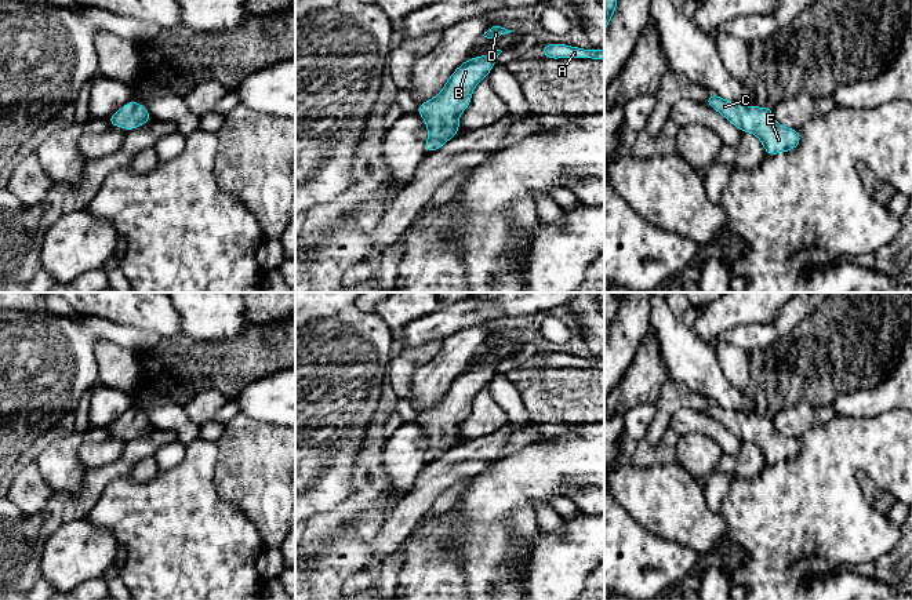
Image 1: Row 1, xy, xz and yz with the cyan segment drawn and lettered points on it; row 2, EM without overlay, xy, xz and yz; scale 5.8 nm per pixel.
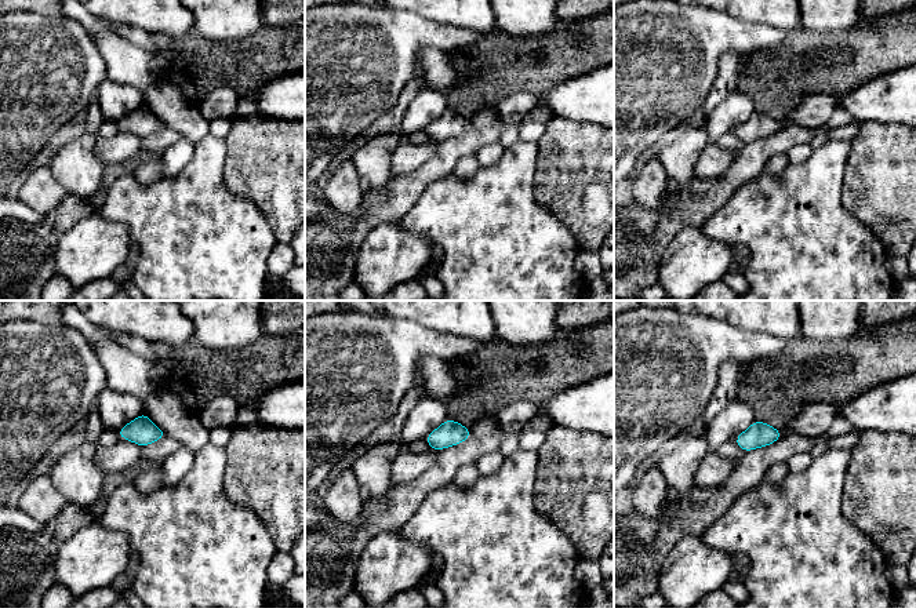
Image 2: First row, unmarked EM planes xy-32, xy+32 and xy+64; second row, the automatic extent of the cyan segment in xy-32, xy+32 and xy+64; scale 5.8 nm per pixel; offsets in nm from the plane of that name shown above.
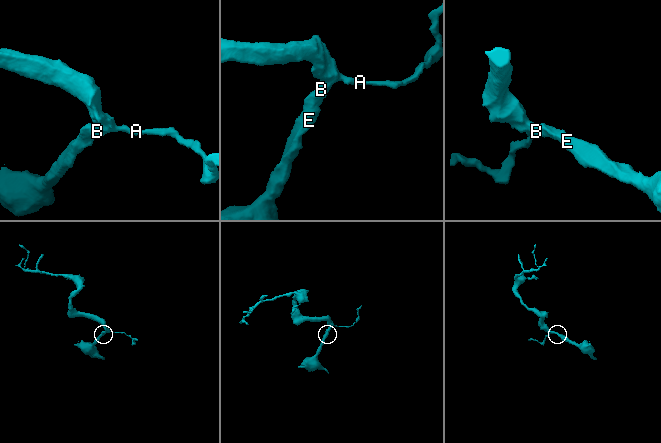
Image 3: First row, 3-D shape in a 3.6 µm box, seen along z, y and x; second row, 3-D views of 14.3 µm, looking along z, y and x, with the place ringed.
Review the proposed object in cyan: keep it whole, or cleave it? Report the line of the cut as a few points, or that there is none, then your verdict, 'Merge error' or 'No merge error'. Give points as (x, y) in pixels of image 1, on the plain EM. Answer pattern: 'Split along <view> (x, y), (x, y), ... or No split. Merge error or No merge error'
No split. No merge error

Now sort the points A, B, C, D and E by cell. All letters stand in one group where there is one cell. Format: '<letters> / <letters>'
A B C D E

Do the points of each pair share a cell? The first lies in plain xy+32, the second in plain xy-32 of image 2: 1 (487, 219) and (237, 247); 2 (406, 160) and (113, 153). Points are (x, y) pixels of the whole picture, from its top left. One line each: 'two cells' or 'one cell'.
1: one cell
2: one cell

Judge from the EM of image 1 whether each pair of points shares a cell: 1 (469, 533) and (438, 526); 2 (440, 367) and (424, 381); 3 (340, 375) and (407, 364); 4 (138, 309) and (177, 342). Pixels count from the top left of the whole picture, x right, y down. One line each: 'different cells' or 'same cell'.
1: different cells
2: same cell
3: different cells
4: different cells

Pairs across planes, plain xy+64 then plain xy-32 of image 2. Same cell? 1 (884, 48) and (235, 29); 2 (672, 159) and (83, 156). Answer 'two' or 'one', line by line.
1: two
2: one

